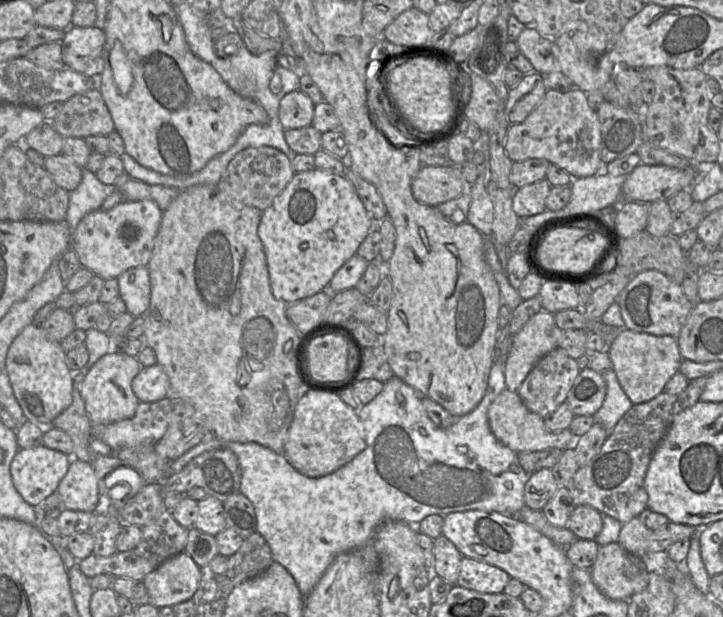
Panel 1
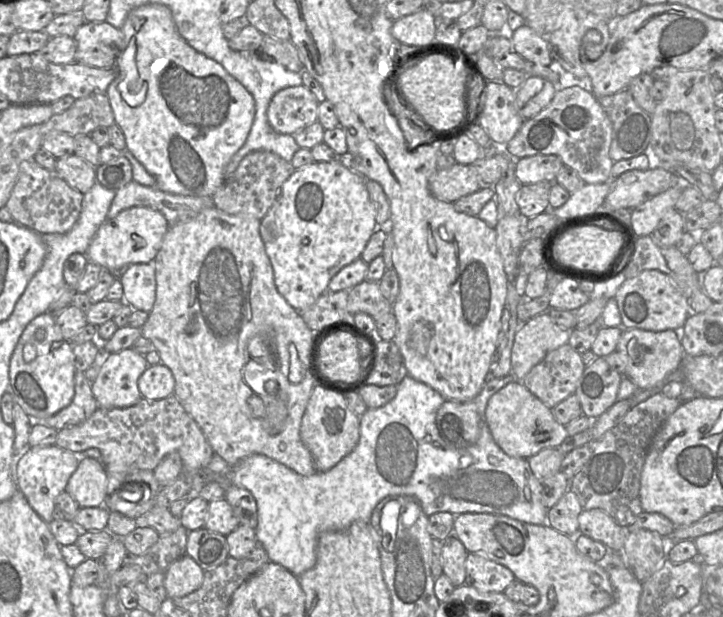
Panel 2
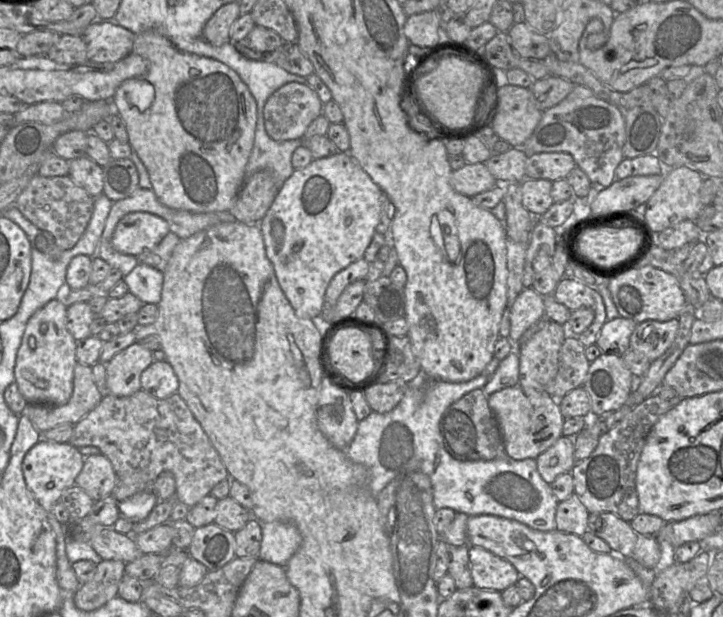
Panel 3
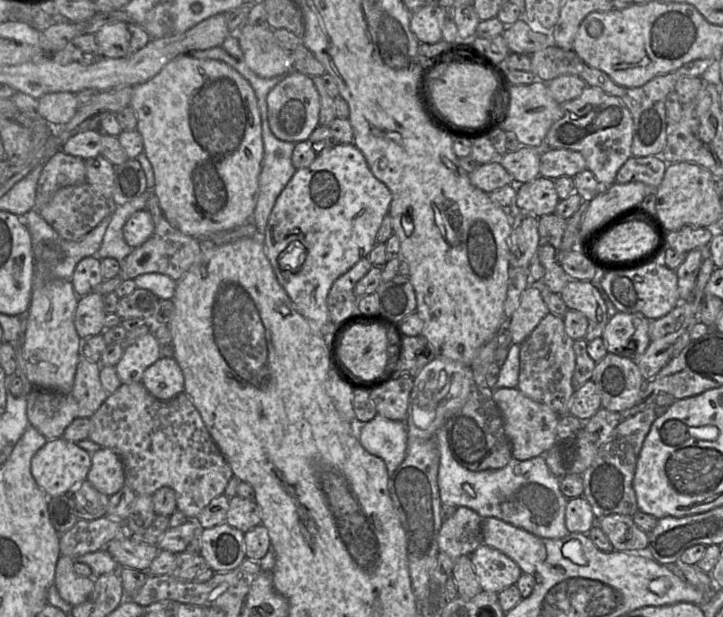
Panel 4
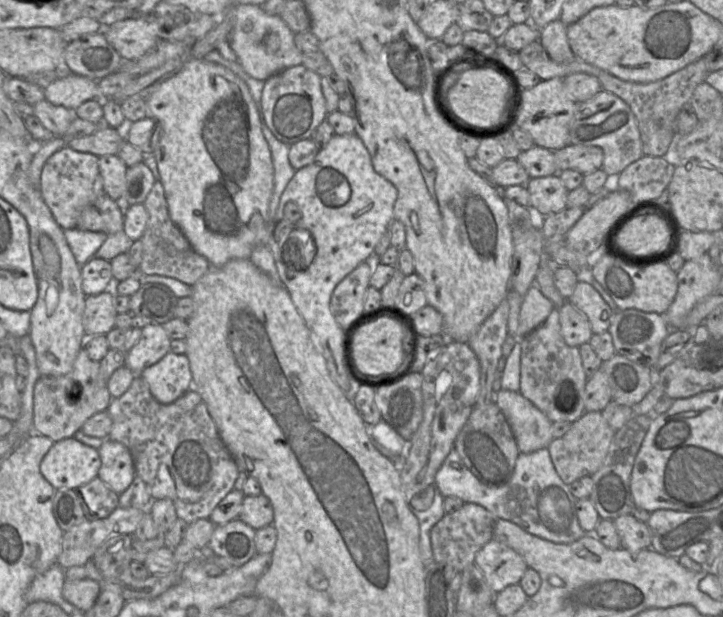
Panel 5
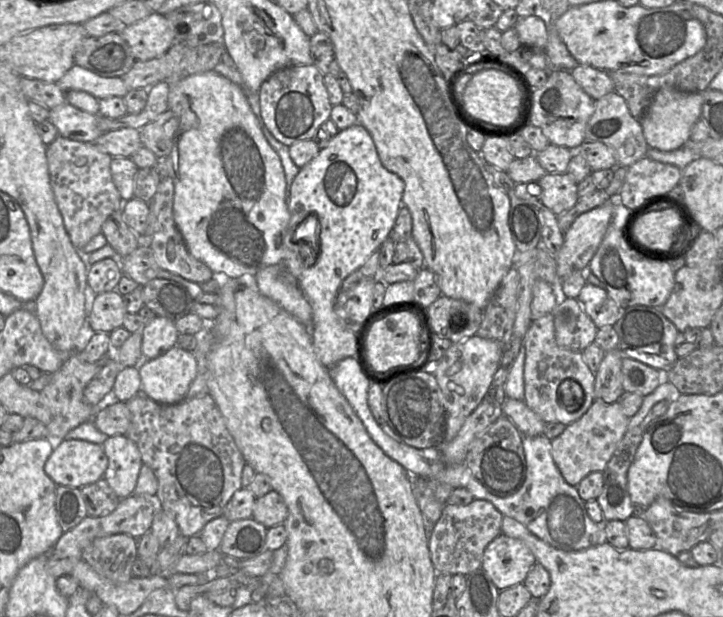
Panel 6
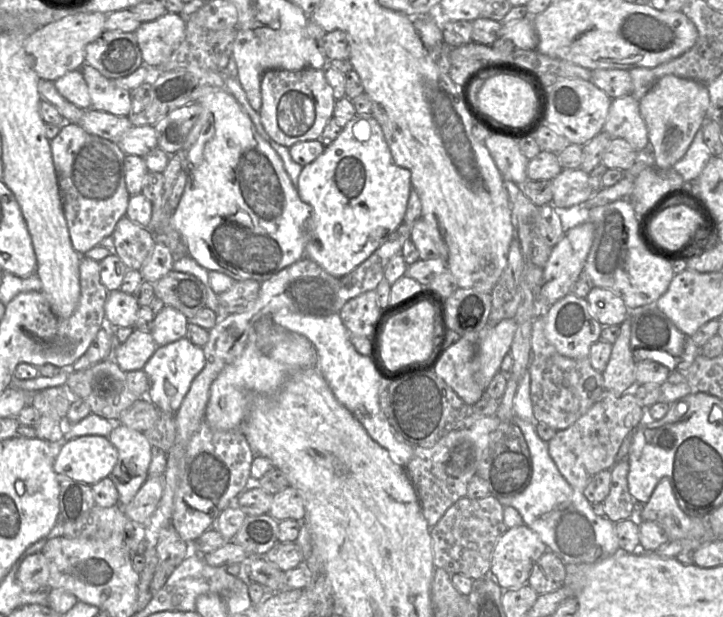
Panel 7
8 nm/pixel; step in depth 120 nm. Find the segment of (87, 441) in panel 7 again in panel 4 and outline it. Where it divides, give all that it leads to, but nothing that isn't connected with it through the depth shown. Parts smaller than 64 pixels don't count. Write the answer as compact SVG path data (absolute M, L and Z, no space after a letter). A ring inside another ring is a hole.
M62 437L50 439L32 457L31 474L49 498L63 495L86 480L91 456Z

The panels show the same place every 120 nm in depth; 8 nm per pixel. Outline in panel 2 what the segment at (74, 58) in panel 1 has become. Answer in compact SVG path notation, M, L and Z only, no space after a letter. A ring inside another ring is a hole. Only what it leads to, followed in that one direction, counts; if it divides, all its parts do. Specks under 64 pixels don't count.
M85 22L74 35L76 61L106 69L115 67L121 50L123 33L108 22Z

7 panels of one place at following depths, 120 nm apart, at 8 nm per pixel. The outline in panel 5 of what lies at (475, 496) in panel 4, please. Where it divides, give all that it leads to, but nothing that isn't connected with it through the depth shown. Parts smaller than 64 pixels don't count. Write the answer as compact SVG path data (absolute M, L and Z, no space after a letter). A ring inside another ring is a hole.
M453 448L437 471L435 483L444 497L455 496L463 500L464 503L478 504L491 512L496 519L511 521L526 532L551 542L569 544L587 535L578 522L576 513L577 499L572 495L569 486L557 474L548 448L528 454L520 452L511 478L500 486L487 486L479 481L464 465L458 452Z

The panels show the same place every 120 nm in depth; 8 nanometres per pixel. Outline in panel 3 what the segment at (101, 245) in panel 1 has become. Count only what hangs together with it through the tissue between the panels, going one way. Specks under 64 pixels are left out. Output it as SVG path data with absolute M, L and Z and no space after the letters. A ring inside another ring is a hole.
M131 212L117 223L111 245L121 254L137 257L158 245L169 231L168 223L161 217L148 212Z

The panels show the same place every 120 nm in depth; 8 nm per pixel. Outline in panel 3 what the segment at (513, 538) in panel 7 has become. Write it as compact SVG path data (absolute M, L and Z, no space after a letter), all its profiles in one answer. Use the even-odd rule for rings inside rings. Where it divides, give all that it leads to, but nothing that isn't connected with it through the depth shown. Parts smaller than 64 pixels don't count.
M469 546L469 560L473 586L482 590L502 592L521 576L509 561L481 547Z

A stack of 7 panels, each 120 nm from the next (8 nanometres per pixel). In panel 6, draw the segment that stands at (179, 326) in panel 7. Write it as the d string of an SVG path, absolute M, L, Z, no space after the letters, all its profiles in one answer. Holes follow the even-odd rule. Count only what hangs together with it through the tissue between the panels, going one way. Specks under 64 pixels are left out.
M156 316L142 329L141 351L143 360L156 358L176 345L179 332L175 321Z

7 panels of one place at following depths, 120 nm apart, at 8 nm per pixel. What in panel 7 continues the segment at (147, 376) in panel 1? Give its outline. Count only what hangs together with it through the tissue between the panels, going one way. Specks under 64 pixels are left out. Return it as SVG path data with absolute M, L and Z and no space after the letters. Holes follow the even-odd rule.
M183 337L169 344L158 346L150 359L143 367L148 376L148 391L146 397L160 411L175 415L190 389L193 379L200 373L205 365L205 356L202 347L193 344L188 338ZM170 382L177 392L169 396L165 391L165 384Z

